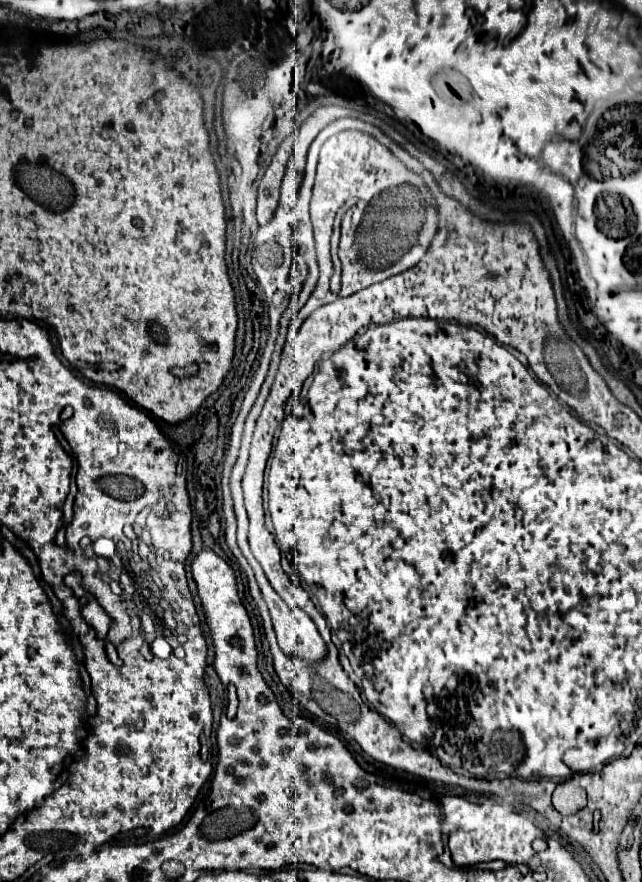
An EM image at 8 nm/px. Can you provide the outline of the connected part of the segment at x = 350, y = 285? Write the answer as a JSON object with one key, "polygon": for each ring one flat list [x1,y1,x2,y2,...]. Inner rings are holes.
{"polygon":[[341,131,327,139,321,147,311,199,311,221,321,277,309,275,301,291,291,301,287,309,295,315,289,325,291,335,317,307,415,267,437,235,439,211,425,181,404,167,387,147,379,145,375,137,363,131],[383,193,395,193,395,203,379,201],[367,213,375,213,375,217,367,217]]}

